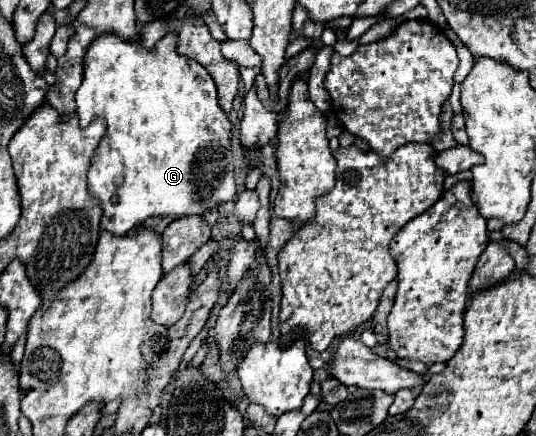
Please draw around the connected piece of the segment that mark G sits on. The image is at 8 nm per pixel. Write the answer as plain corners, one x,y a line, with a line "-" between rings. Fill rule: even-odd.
101,33
95,41
91,41
91,45
85,51
85,65
83,65
83,83
77,89
77,115
83,127
87,127
95,117
103,117
107,121
107,131
91,159
91,167
87,173
89,179
89,193
93,197
97,197
101,201
103,207
103,221
101,227
115,233
115,235
125,235
127,231
131,231
137,223
145,221
147,217
159,217
159,215
203,215
207,209
211,207
219,207
221,203
227,203
235,197
235,179
233,179
233,157
231,157
231,141
229,141
229,131
231,131
231,123
229,117
225,115
225,111
221,109
219,101
217,101
217,89
215,89
215,81
213,77
207,73
207,69
203,69
203,65
199,65
193,59
187,59
183,55
177,53
177,35
175,33
167,33
153,49
145,49
139,43
139,37
133,41
125,41
123,37
119,37
117,33

